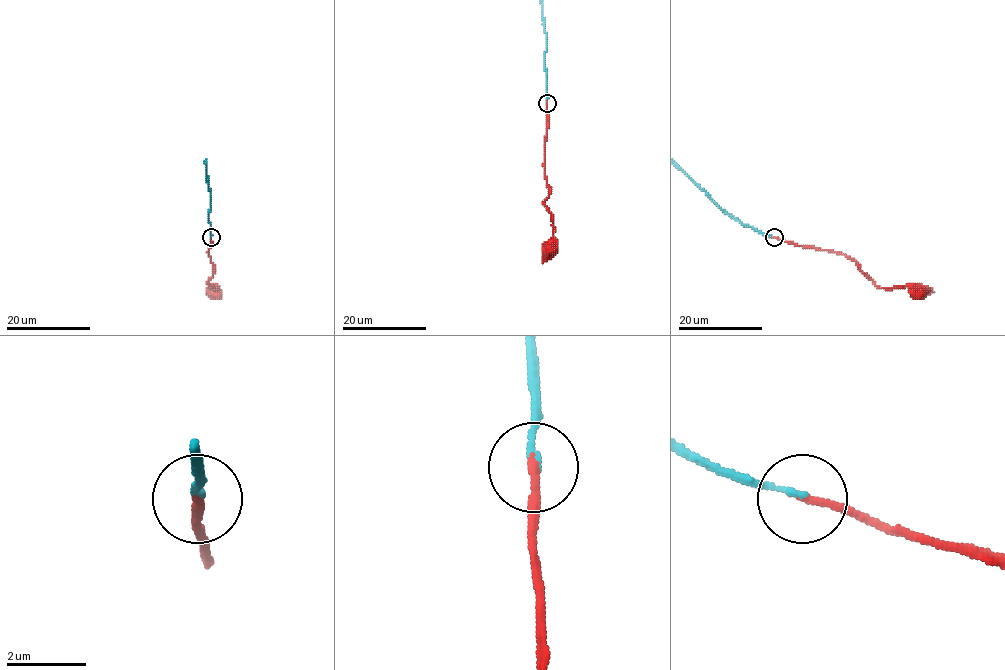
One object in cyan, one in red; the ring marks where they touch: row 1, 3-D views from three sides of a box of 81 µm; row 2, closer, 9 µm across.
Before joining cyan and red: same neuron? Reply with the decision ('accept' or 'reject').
accept

